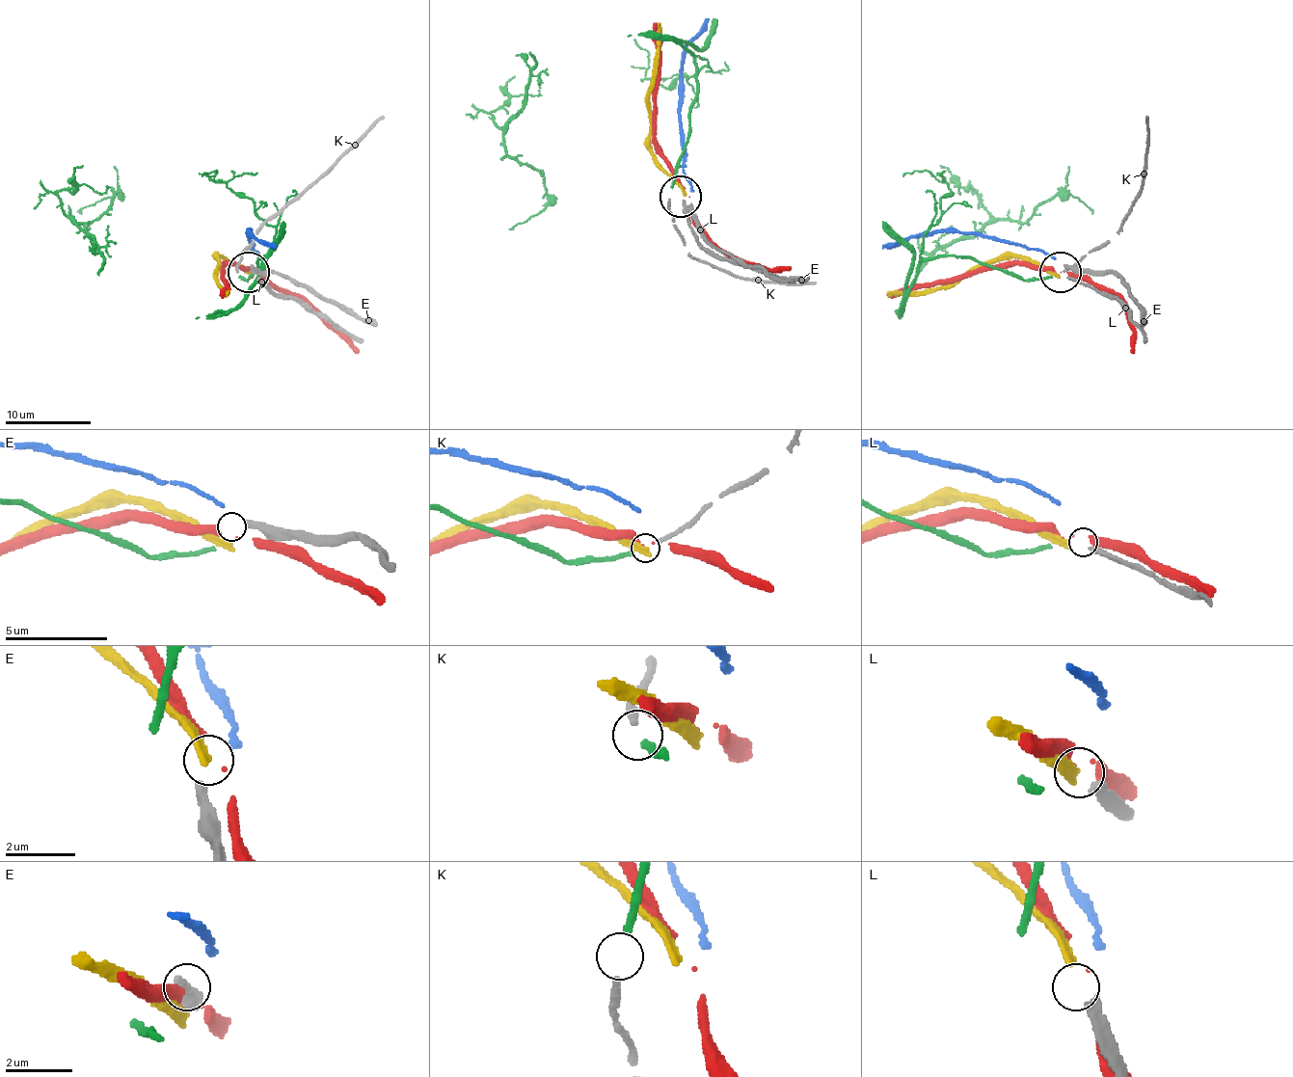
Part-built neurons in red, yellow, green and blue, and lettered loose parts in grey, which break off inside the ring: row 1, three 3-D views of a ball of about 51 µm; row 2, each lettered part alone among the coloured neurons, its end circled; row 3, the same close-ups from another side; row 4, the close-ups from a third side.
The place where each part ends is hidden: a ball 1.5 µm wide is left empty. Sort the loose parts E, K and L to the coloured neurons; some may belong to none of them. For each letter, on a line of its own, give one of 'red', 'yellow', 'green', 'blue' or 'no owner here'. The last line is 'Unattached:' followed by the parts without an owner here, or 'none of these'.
E: no owner here
K: green
L: yellow
Unattached: E

